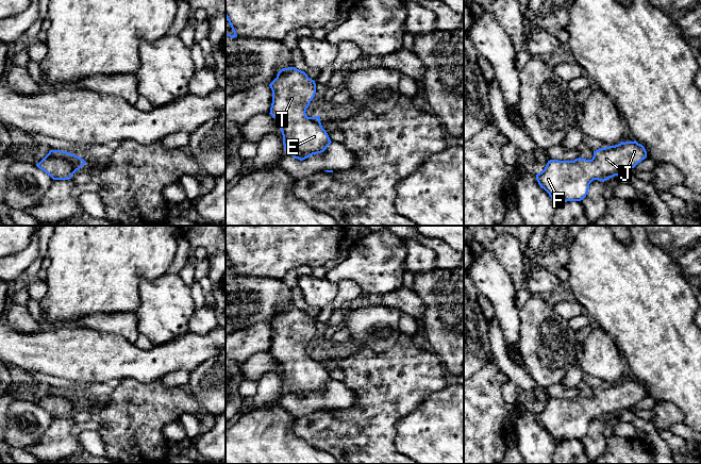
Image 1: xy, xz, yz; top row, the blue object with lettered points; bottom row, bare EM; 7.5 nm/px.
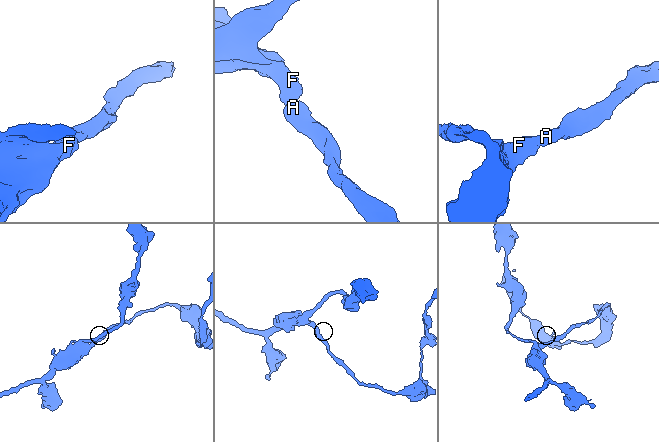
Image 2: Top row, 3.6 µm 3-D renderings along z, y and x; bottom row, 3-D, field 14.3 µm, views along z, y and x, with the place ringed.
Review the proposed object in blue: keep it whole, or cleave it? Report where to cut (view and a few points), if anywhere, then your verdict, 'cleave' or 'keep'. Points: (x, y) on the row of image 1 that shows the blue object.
cut none; keep

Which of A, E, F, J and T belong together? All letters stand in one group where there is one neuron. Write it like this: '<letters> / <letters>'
A E F J T

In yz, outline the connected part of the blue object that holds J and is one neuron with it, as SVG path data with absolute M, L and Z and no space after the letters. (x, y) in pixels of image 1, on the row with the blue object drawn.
M621 142L594 151L591 160L548 161L536 180L555 204L583 200L594 180L606 181L634 168L647 158L645 147L634 142Z

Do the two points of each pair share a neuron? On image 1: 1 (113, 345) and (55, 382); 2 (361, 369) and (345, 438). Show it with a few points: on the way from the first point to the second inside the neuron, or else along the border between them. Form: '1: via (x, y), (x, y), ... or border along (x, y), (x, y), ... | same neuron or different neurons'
1: border along (36, 373), (45, 373), (85, 383) | different neurons
2: via (364, 386), (364, 419), (362, 421) | same neuron

